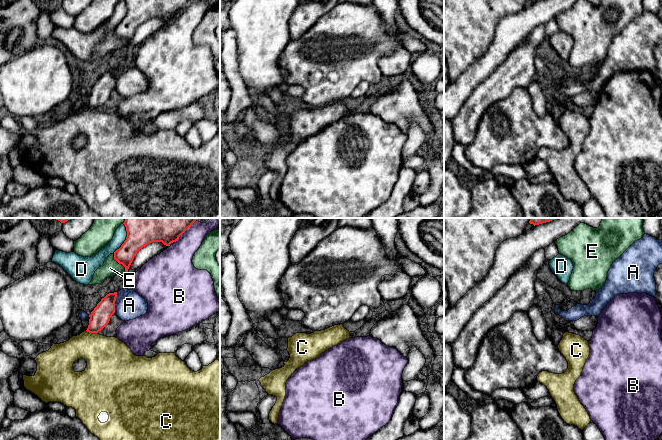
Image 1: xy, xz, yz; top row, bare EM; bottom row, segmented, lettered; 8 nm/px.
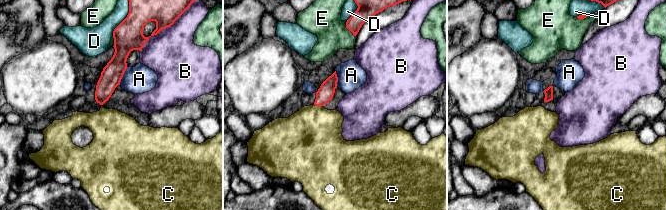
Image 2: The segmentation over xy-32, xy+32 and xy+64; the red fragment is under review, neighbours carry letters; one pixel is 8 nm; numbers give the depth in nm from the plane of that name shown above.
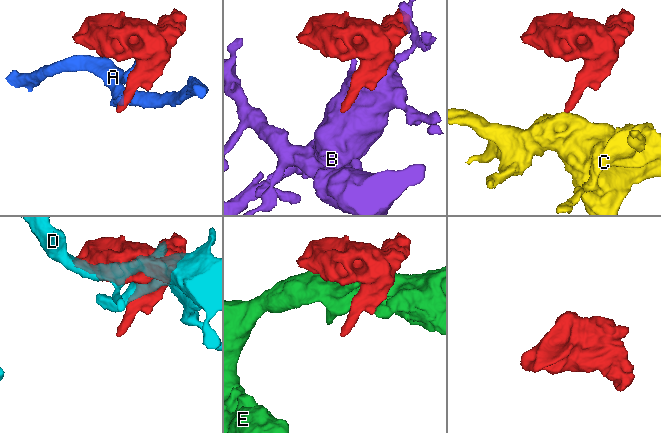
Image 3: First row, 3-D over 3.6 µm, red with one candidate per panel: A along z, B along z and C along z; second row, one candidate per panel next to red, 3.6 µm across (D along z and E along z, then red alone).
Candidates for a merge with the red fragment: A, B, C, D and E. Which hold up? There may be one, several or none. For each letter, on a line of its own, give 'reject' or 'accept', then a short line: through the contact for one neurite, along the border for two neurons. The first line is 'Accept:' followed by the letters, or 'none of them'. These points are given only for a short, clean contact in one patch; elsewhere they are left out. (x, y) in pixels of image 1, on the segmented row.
Accept: C
A: reject | xy (117, 292), (114, 312)
B: reject
C: accept | xy (99, 318), (92, 332), (92, 342), (108, 358)
D: reject
E: reject

